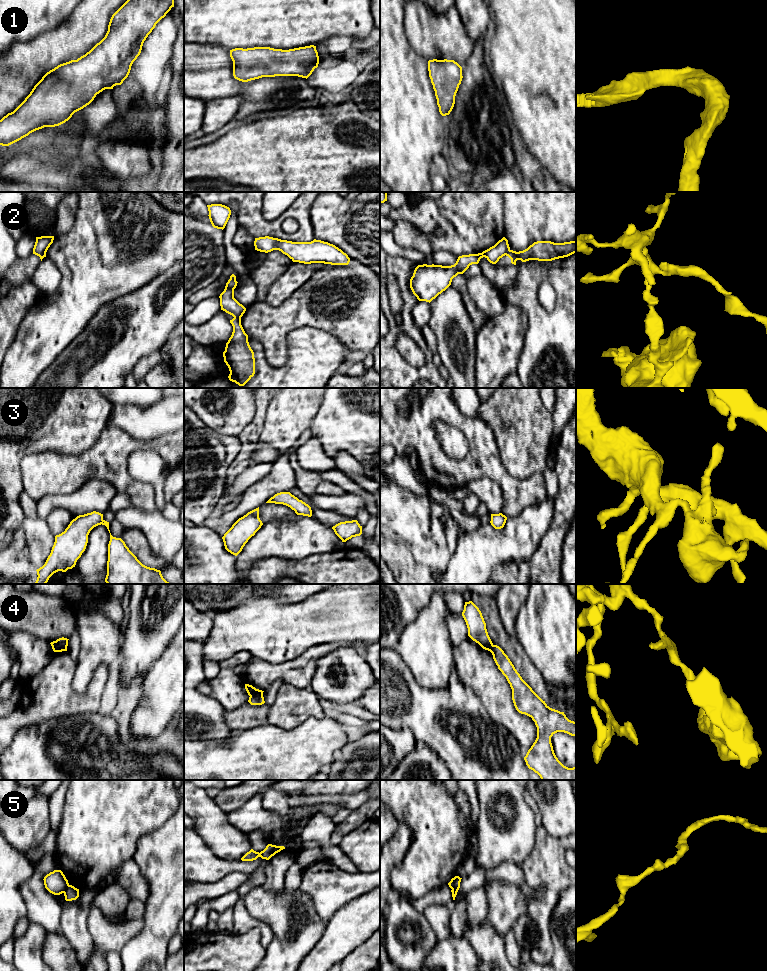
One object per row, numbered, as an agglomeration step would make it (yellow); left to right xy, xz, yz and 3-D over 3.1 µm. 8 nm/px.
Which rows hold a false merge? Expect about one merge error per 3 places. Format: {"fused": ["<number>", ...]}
{"fused": ["2", "4", "5"]}

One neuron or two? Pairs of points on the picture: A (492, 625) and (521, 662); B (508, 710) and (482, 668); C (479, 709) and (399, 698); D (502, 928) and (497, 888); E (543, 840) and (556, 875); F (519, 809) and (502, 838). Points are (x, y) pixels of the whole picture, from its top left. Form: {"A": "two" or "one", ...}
{"A": "one", "B": "one", "C": "one", "D": "one", "E": "one", "F": "one"}

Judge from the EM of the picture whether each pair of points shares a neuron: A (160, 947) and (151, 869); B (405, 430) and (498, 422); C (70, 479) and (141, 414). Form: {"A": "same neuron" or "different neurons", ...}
{"A": "same neuron", "B": "different neurons", "C": "different neurons"}

